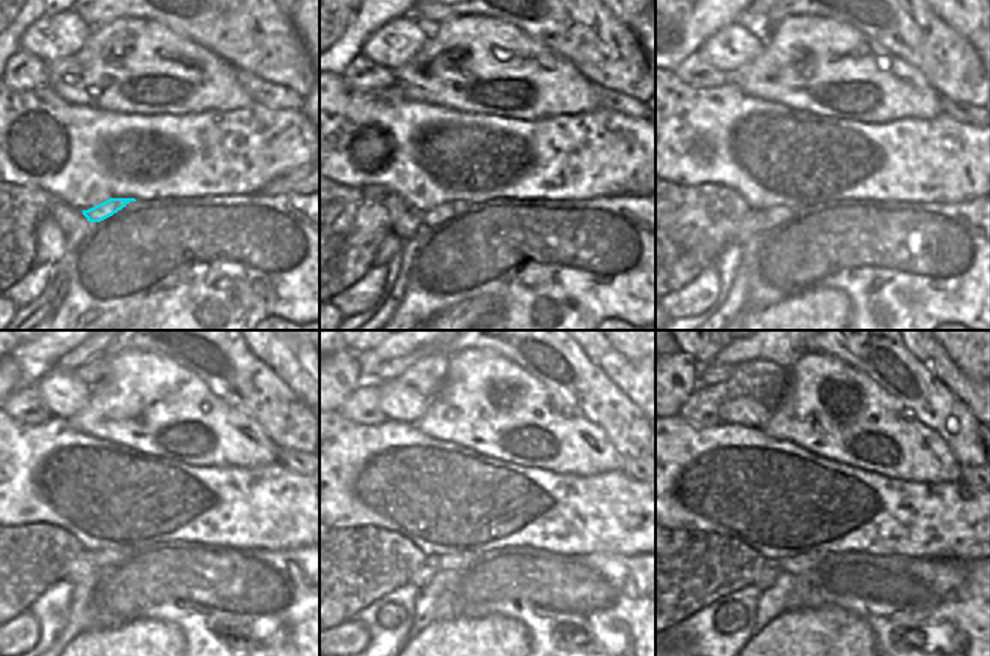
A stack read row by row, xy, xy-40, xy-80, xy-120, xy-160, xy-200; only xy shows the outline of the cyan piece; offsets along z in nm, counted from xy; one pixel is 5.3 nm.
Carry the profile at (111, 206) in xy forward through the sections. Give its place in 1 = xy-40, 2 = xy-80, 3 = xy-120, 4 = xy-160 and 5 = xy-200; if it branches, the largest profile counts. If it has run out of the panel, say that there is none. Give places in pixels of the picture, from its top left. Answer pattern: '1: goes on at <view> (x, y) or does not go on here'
1: goes on at xy-40 (443, 212)
2: goes on at xy-80 (776, 215)
3: goes on at xy-120 (104, 556)
4: goes on at xy-160 (453, 562)
5: goes on at xy-200 (801, 565)

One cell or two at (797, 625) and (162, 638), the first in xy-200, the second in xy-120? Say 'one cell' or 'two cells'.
one cell

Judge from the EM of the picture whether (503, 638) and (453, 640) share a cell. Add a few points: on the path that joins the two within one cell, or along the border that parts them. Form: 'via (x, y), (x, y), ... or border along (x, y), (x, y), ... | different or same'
via (491, 640), (465, 640) | same

